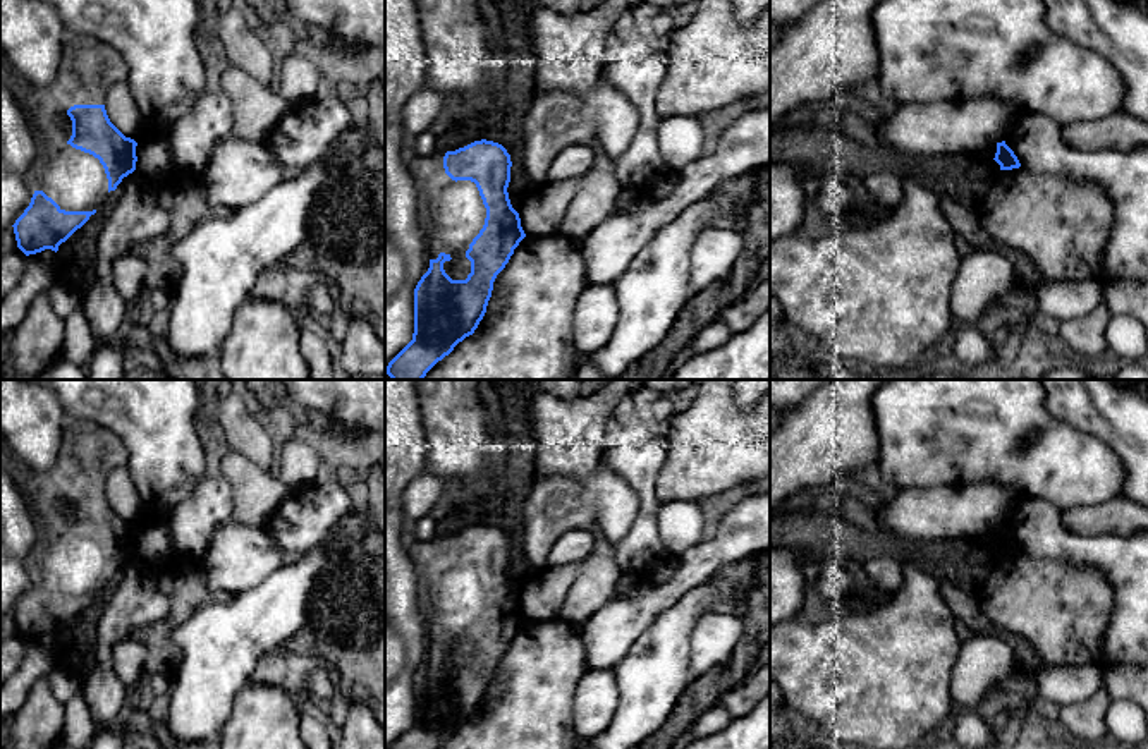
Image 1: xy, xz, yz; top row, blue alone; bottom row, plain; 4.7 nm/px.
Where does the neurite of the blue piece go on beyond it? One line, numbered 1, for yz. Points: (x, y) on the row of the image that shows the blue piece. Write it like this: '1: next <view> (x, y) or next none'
1: next none

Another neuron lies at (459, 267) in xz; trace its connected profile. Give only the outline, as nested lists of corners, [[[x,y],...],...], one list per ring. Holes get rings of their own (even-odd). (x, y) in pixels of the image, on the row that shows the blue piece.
[[[455,254],[450,256],[450,261],[443,263],[443,270],[445,273],[452,278],[452,280],[466,280],[467,275],[471,273],[471,261],[466,258],[464,254]]]

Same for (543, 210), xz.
[[[583,177],[547,182],[526,196],[521,210],[521,227],[526,235],[553,235],[562,225],[567,208],[579,192]]]

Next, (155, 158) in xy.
[[[165,136],[139,141],[136,146],[136,156],[136,170],[158,184],[180,174],[174,160],[172,143]]]

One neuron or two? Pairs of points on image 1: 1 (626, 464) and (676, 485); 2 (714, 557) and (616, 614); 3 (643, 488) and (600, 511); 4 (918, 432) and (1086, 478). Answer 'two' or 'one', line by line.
1: two
2: one
3: two
4: one

